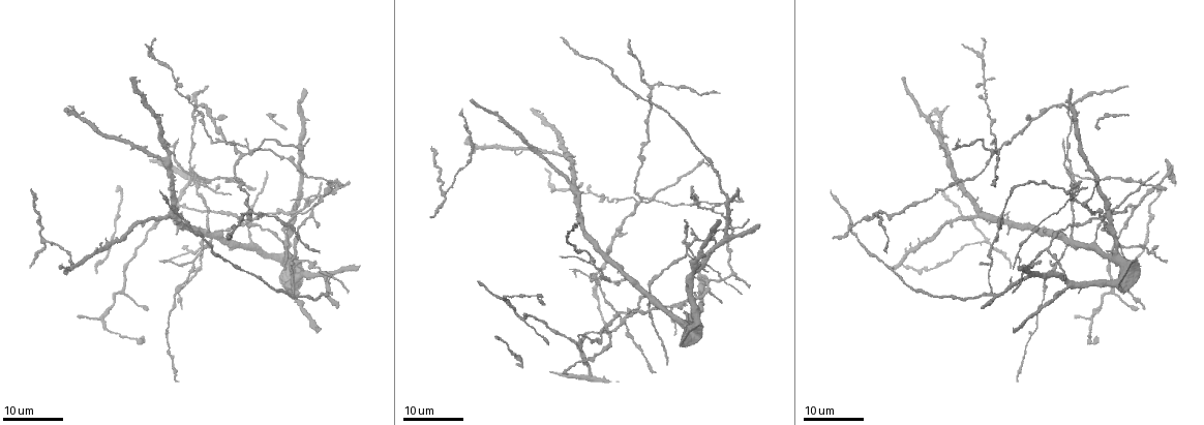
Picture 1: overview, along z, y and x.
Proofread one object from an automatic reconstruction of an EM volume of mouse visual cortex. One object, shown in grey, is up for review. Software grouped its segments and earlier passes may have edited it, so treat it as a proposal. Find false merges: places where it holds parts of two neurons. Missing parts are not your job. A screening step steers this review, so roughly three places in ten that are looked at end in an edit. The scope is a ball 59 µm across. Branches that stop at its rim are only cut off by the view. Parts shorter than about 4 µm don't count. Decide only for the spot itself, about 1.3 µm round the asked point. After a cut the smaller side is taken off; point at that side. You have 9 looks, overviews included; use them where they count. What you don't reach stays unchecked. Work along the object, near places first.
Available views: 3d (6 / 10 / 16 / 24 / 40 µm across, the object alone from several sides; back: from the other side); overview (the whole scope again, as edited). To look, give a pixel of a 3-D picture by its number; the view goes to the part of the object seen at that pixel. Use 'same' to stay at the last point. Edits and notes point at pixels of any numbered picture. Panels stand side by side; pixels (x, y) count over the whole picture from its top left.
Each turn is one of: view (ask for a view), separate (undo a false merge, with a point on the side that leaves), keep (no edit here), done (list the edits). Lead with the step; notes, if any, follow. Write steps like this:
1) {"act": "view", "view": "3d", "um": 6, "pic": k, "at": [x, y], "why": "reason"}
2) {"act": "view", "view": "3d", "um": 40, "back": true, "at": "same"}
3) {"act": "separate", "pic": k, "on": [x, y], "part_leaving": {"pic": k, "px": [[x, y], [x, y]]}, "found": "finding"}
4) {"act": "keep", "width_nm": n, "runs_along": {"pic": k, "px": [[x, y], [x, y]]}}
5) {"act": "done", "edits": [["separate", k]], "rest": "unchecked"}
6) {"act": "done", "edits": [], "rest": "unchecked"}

{"act": "view", "view": "3d", "um": 24, "pic": 1, "at": [881, 212], "why": "three arms meet"}

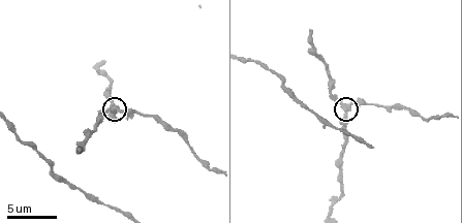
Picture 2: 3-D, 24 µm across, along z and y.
{"act": "view", "view": "3d", "um": 6, "pic": 2, "at": [345, 105], "why": "zoom in"}

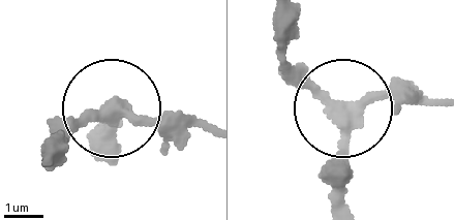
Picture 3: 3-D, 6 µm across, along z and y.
{"act": "keep", "width_nm": 310, "runs_along": {"pic": 3, "px": [[340, 203], [340, 115], [283, 59]]}, "found": "one neuron here"}

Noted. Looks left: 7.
{"act": "view", "view": "3d", "um": 24, "pic": 1, "at": [688, 250], "why": "a fork"}

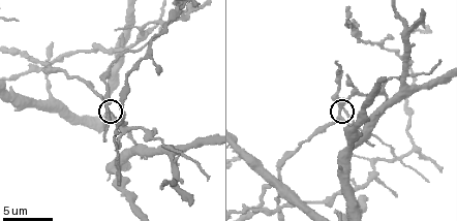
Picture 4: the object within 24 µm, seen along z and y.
{"act": "view", "view": "3d", "um": 6, "pic": 4, "at": [341, 111]}

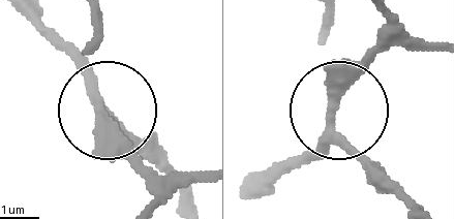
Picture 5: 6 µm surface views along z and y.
{"act": "keep", "width_nm": 230, "runs_along": {"pic": 5, "px": [[410, 205], [334, 125], [343, 86], [396, 30]]}, "found": "continuous, no second neuron"}

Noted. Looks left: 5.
{"act": "view", "view": "3d", "um": 6, "pic": 4, "at": [282, 208], "why": "four or more arms meet"}

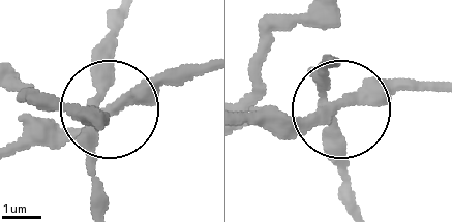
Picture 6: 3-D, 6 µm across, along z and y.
{"act": "keep", "arms": 4, "runs_along": {"pic": 6, "px": [[331, 62], [322, 74], [331, 112], [255, 121]]}, "found": "continuous, no second neuron"}

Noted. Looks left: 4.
{"act": "view", "view": "3d", "um": 16, "pic": 4, "at": [397, 157], "why": "four-way junction"}

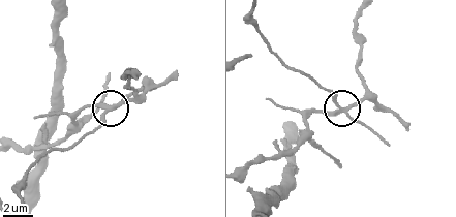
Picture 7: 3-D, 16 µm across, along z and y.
{"act": "separate", "pic": 7, "on": [358, 121], "part_leaving": {"pic": 7, "px": [[342, 110], [326, 89], [274, 52], [252, 10]]}, "found": "a second neuron is stuck on"}

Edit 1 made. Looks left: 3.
{"act": "done", "edits": [["separate", 7]], "rest": "unchecked"}

